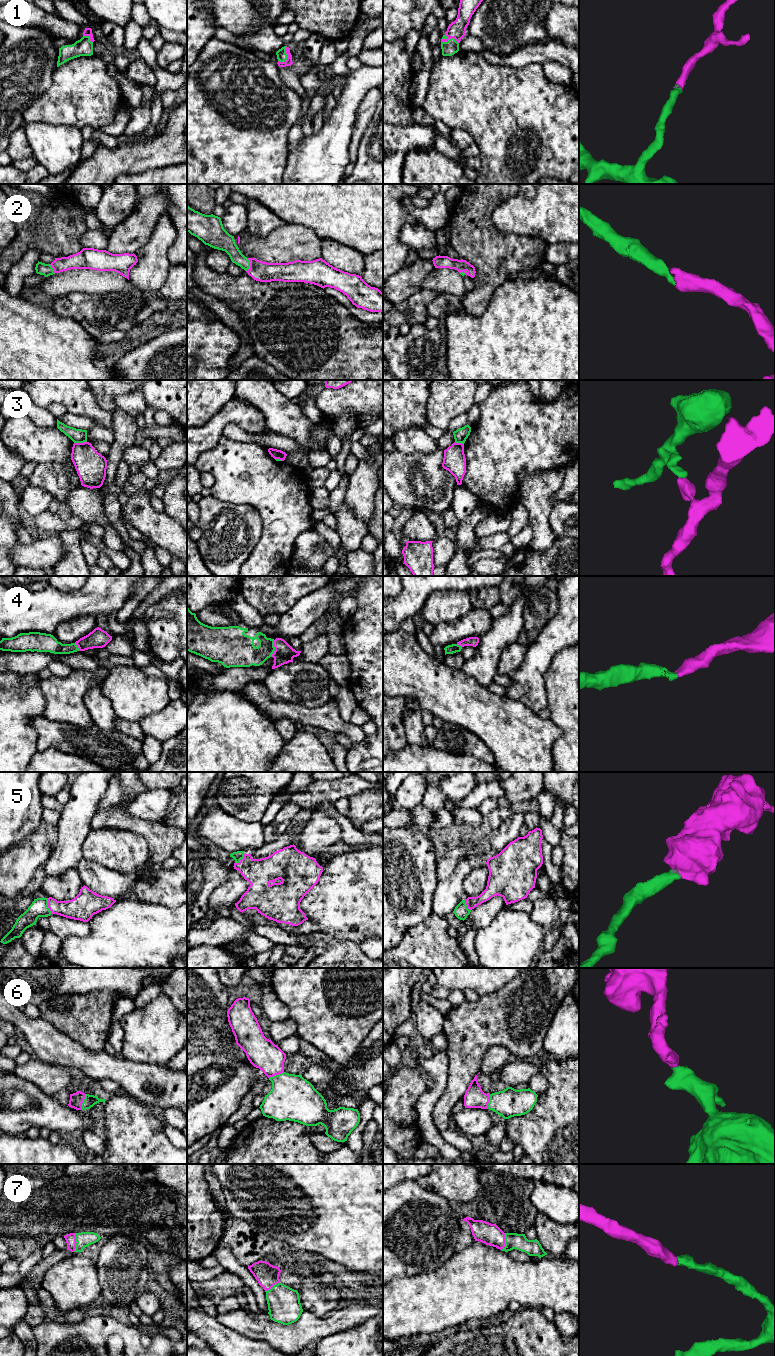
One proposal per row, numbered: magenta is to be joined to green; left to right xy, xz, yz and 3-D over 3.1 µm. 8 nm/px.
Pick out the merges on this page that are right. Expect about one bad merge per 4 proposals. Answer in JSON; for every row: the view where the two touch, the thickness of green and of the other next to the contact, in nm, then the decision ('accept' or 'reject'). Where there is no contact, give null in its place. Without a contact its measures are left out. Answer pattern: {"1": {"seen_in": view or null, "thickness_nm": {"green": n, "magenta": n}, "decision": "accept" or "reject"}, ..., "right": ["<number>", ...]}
{"1": {"seen_in": "yz", "thickness_nm": {"green": 120, "magenta": 140}, "decision": "accept"}, "2": {"seen_in": "xz", "thickness_nm": {"green": 130, "magenta": 160}, "decision": "accept"}, "3": {"seen_in": "xy", "thickness_nm": {"green": 110, "magenta": 240}, "decision": "reject"}, "4": {"seen_in": "xz", "thickness_nm": {"green": 200, "magenta": 160}, "decision": "accept"}, "5": {"seen_in": "xy", "thickness_nm": {"green": 140, "magenta": 180}, "decision": "accept"}, "6": {"seen_in": "xy", "thickness_nm": {"green": 100, "magenta": 110}, "decision": "accept"}, "7": {"seen_in": "xy", "thickness_nm": {"green": 120, "magenta": 80}, "decision": "accept"}, "right": ["1", "2", "4", "5", "6", "7"]}

